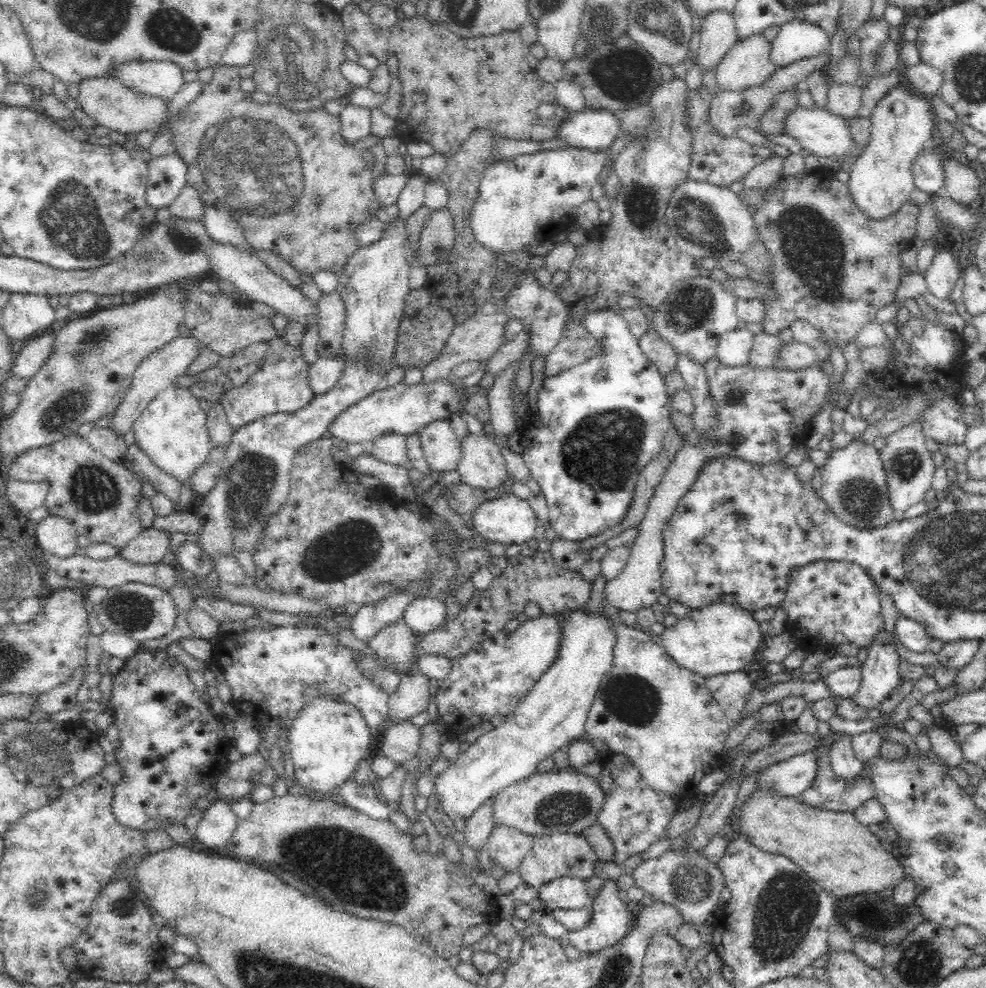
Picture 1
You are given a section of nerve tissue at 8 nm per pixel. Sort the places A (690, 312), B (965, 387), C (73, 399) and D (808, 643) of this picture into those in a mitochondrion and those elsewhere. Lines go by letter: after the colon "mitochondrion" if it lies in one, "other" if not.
A: mitochondrion
B: other
C: mitochondrion
D: other

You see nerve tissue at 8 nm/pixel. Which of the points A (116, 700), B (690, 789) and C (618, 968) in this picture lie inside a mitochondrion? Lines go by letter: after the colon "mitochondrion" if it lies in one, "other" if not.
A: other
B: other
C: mitochondrion

